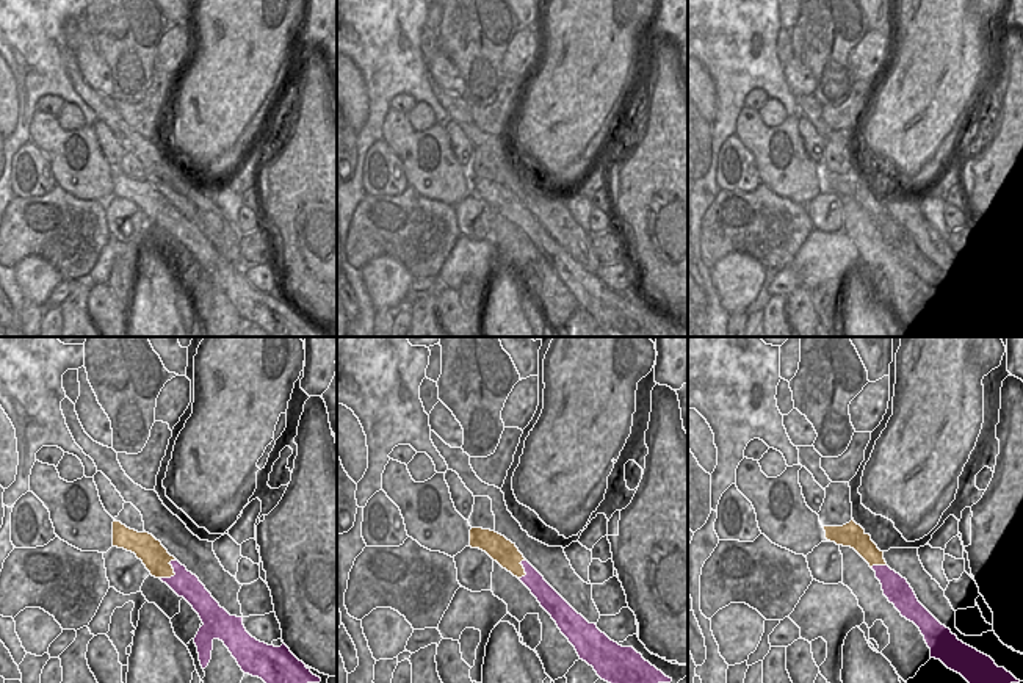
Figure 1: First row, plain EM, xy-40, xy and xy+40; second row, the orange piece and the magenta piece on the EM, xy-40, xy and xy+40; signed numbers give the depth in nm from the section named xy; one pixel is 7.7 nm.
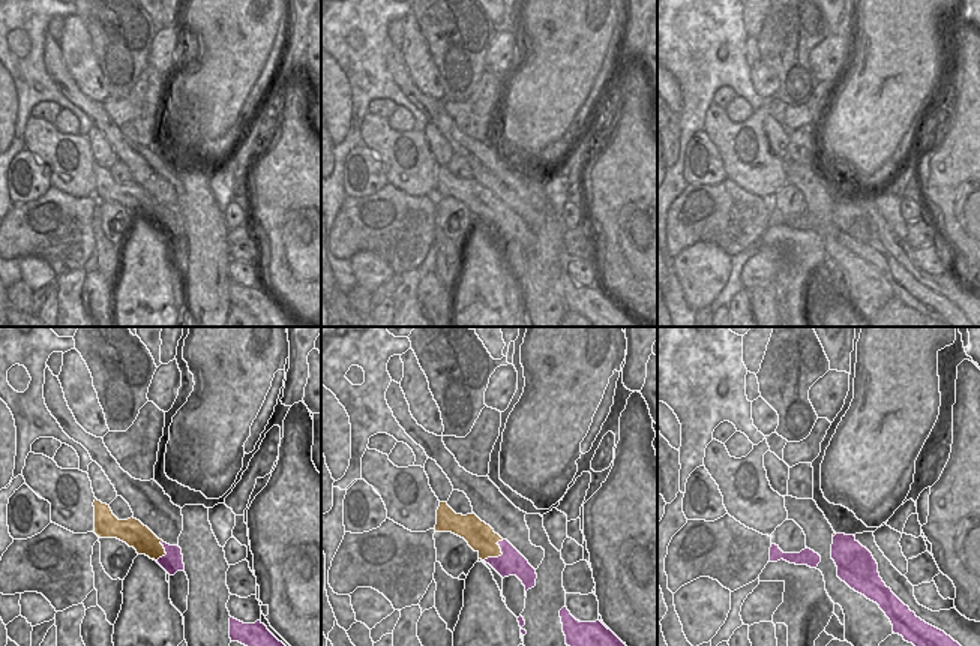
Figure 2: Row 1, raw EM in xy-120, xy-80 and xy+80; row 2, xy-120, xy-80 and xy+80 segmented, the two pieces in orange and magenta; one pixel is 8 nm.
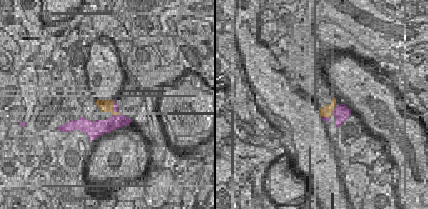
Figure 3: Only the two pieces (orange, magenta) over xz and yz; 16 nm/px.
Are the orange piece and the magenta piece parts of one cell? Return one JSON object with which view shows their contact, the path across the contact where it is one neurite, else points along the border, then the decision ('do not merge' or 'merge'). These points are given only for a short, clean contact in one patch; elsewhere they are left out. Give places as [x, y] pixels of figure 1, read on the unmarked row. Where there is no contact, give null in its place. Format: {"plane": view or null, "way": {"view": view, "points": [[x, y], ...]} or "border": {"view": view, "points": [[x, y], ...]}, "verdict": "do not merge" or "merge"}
{"plane": "xy-40", "border": {"view": "xy-40", "points": [[176, 209], [169, 212], [174, 223], [160, 227]]}, "verdict": "do not merge"}

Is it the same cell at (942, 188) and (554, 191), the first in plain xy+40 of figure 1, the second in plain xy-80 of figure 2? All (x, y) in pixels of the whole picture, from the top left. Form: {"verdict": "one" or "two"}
{"verdict": "two"}

